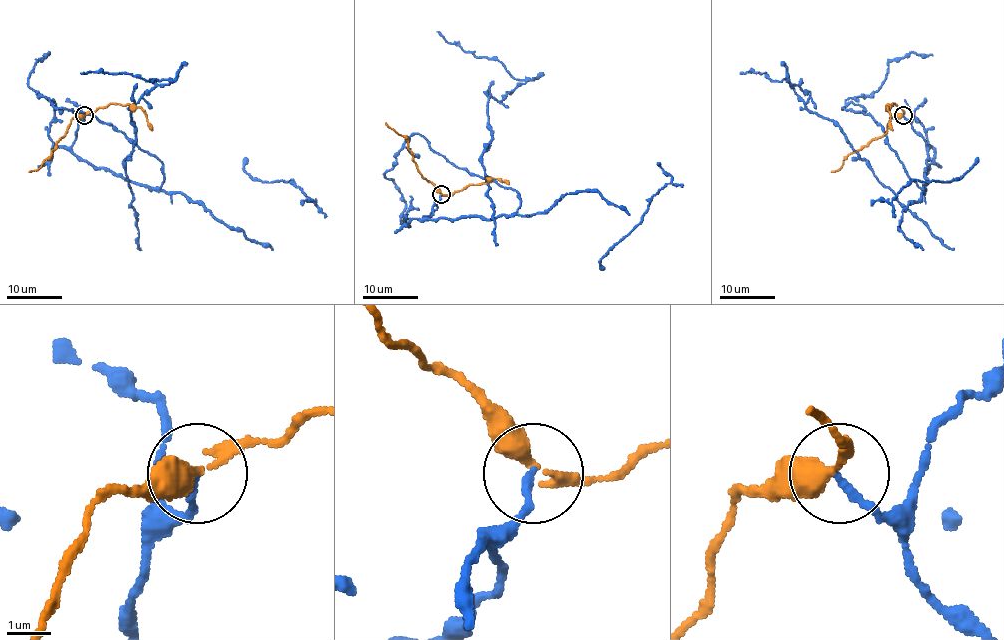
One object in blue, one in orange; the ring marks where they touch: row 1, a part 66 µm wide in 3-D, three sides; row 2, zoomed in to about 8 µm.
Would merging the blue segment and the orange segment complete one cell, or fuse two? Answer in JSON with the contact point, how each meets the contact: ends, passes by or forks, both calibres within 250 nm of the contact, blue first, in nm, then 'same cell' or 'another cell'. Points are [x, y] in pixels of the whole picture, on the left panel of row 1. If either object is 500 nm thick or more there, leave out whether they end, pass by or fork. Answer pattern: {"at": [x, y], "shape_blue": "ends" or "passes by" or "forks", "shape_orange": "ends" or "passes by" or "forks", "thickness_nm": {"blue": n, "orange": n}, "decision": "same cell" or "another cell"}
{"at": [84, 115], "shape_blue": "ends", "shape_orange": "passes by", "thickness_nm": {"blue": 170, "orange": 360}, "decision": "another cell"}

